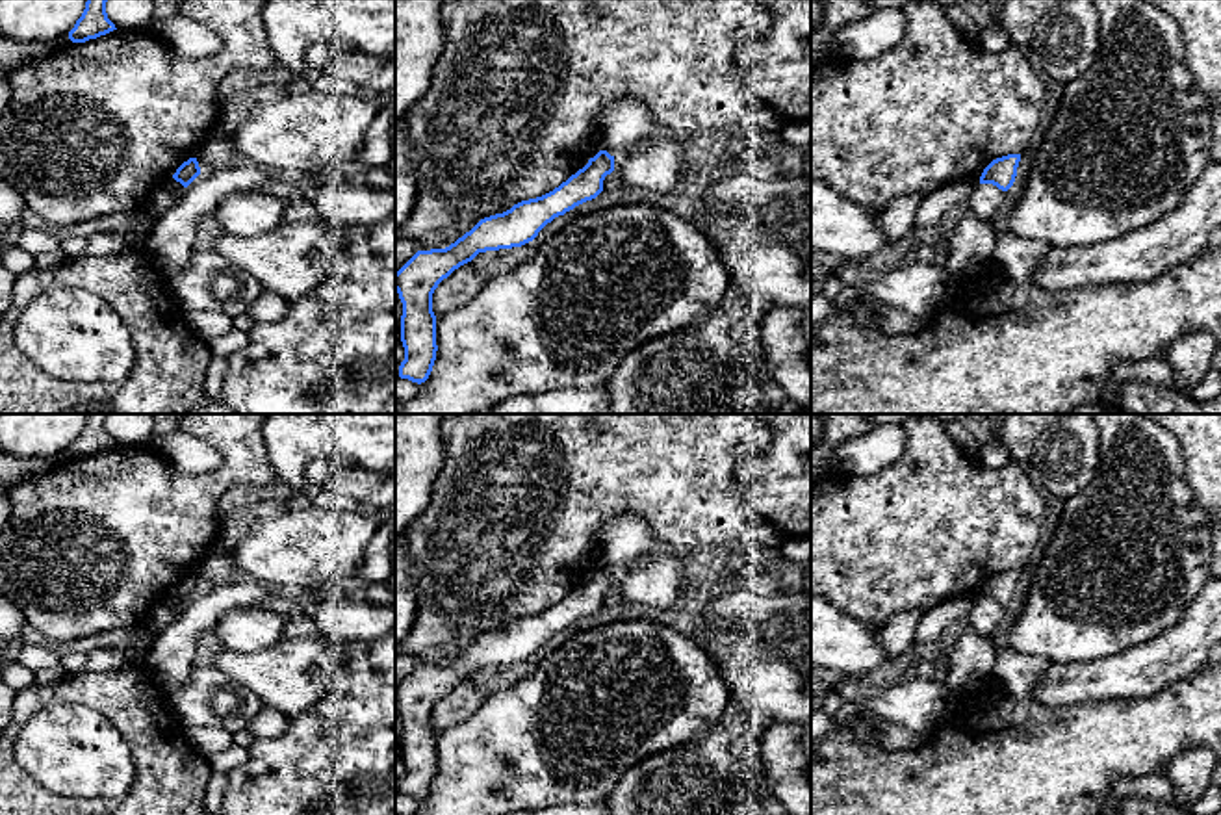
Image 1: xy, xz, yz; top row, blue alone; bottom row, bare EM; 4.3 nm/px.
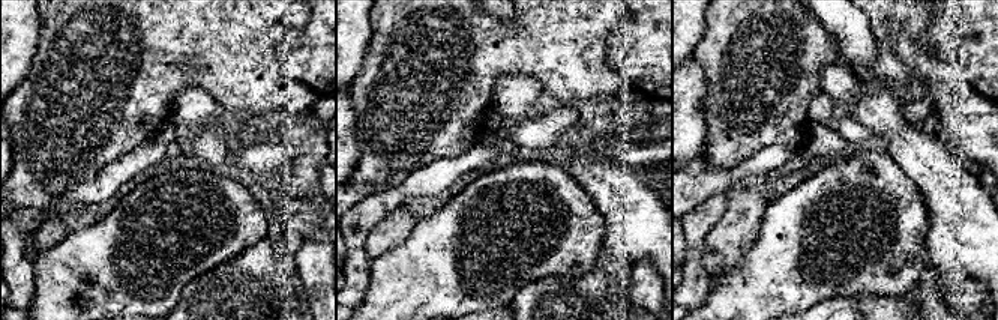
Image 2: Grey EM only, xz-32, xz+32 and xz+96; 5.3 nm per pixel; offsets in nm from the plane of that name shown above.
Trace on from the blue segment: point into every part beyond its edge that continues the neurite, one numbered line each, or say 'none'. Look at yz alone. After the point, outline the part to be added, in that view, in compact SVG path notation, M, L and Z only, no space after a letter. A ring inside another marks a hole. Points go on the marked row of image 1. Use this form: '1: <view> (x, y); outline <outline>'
none

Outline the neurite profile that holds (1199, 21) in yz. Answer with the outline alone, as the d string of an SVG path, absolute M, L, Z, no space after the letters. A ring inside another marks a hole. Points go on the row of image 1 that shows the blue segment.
M1147 0L1173 17L1182 33L1186 65L1206 98L1221 98L1221 0Z

